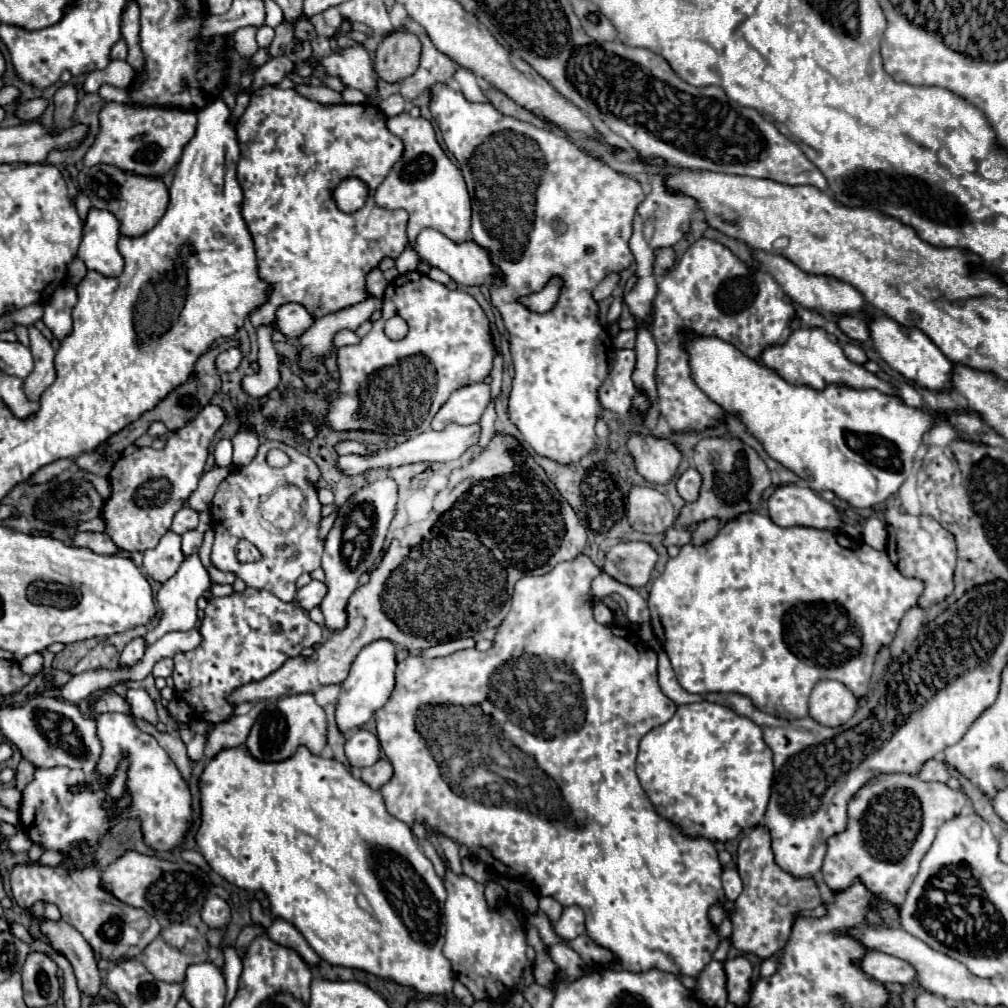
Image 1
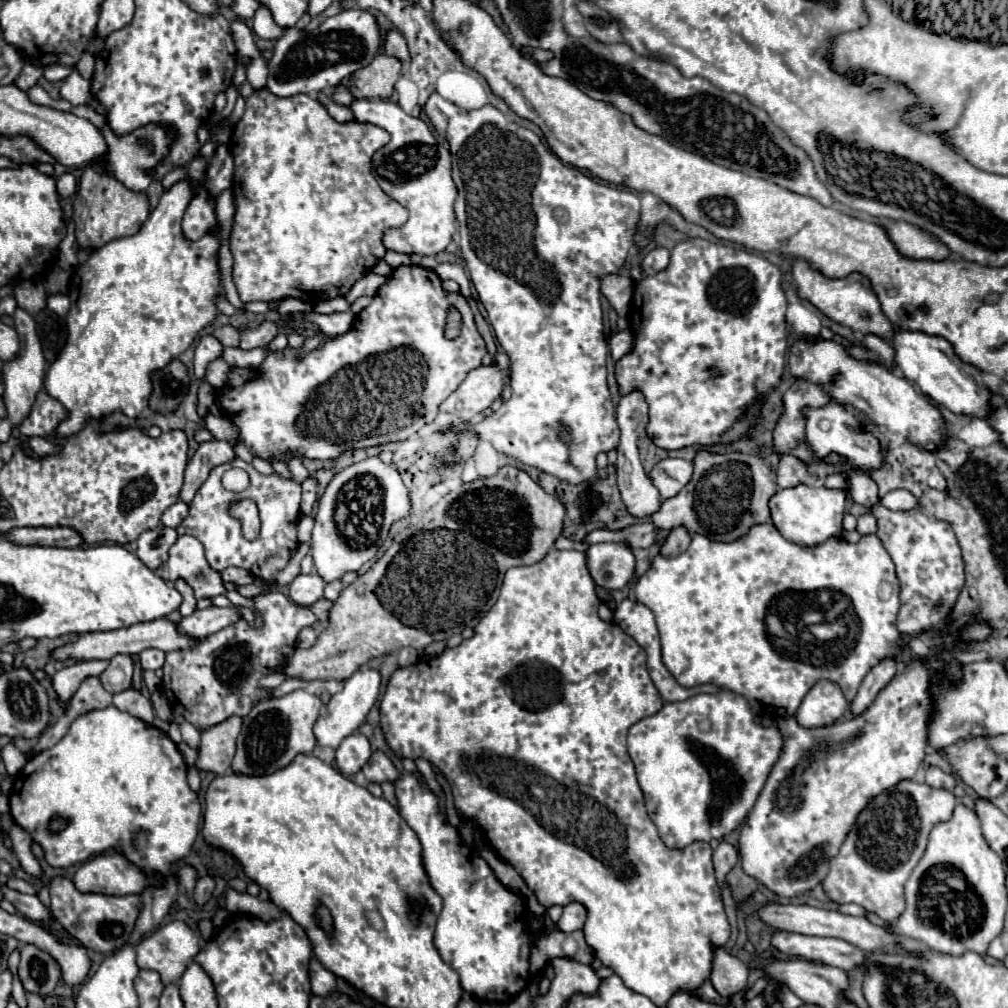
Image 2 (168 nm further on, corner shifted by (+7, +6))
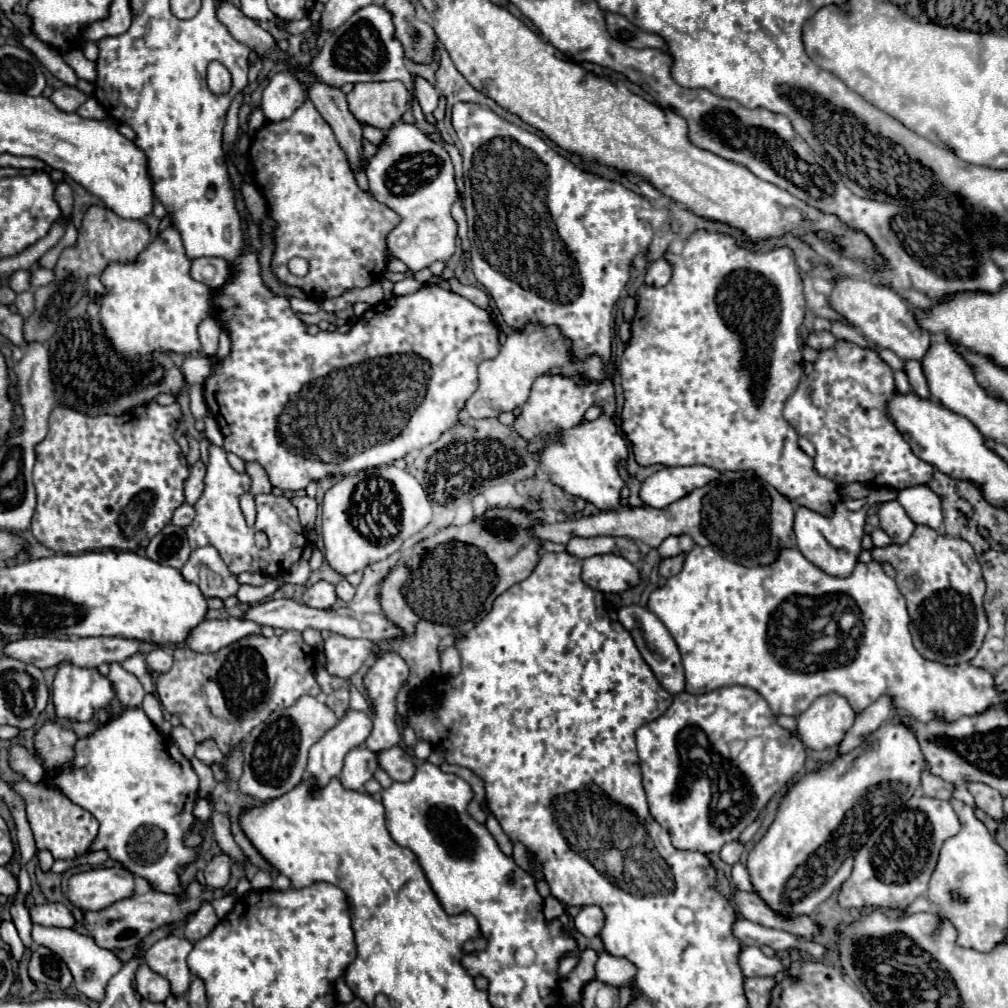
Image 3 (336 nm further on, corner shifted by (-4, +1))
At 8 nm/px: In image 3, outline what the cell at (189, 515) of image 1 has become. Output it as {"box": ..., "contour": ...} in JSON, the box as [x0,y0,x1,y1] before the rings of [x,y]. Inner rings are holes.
{"box":[172,503,194,527],"contour":[[[182,503],[176,511],[174,511],[174,517],[172,517],[172,523],[178,525],[178,527],[188,527],[192,521],[194,521],[194,507],[188,505],[188,503]]]}

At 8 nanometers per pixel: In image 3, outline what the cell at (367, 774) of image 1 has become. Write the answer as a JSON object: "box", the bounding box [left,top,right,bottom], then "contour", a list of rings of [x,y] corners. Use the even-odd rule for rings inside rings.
{"box":[378,747,416,781],"contour":[[[402,747],[386,749],[378,755],[380,767],[394,779],[394,781],[410,781],[416,771],[416,763],[412,755]]]}

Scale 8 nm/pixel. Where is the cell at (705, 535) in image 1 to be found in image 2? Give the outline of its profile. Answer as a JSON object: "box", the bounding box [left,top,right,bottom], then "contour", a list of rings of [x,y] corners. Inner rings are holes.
{"box":[659,526,691,556],"contour":[[[683,526],[673,528],[671,534],[667,536],[665,544],[661,546],[659,554],[661,556],[679,556],[681,552],[685,552],[689,548],[689,542],[691,542],[691,536],[689,536],[689,532]]]}

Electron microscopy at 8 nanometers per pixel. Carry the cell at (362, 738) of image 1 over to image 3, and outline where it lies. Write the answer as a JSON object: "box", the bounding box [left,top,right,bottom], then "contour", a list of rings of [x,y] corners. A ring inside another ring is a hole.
{"box":[340,747,378,791],"contour":[[[356,747],[344,759],[344,769],[340,773],[340,781],[346,789],[360,791],[360,787],[364,787],[364,783],[374,777],[376,767],[378,767],[376,753],[366,747]]]}

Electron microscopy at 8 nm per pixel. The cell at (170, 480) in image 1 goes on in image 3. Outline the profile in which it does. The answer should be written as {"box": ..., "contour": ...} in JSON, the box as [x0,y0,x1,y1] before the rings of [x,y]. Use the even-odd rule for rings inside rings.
{"box":[30,401,190,553],"contour":[[[154,401],[136,407],[132,413],[124,413],[120,417],[112,417],[112,415],[98,415],[98,417],[90,417],[84,415],[80,411],[74,411],[70,407],[58,405],[52,409],[50,413],[50,427],[48,427],[48,435],[36,445],[36,465],[32,471],[34,477],[34,487],[36,487],[36,509],[32,515],[32,523],[30,523],[30,531],[32,535],[38,539],[38,543],[58,551],[58,553],[82,553],[82,551],[102,551],[102,549],[120,549],[120,551],[138,551],[144,549],[150,539],[162,531],[162,527],[166,527],[174,515],[174,511],[184,503],[184,481],[190,475],[190,467],[186,463],[186,457],[182,455],[180,445],[174,441],[174,429],[178,427],[178,419],[180,419],[180,405],[172,403],[172,405],[158,405]]]}

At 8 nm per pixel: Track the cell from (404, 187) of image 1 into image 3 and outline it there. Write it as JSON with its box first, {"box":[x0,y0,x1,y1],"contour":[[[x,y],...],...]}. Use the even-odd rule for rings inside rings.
{"box":[366,121,458,271],"contour":[[[398,121],[384,131],[378,153],[366,167],[370,193],[396,213],[402,221],[388,235],[388,251],[404,261],[412,271],[424,269],[434,261],[446,261],[456,249],[458,223],[450,209],[458,199],[454,165],[446,149],[422,133],[414,123]]]}

